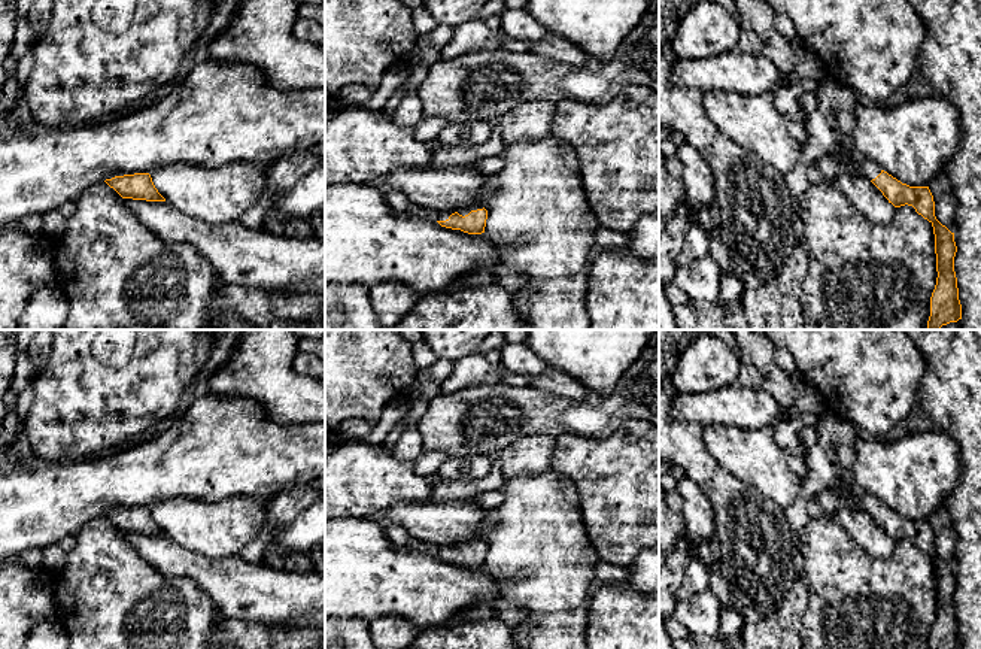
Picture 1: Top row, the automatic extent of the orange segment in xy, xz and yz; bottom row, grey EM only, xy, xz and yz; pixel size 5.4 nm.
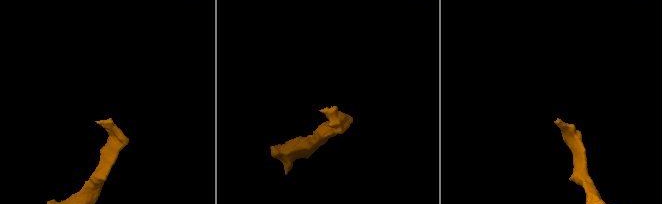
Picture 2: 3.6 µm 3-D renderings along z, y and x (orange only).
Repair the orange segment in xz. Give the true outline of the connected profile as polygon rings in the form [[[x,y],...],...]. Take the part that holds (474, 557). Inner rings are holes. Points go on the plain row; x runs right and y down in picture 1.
[[[479,539],[465,540],[450,546],[440,546],[437,551],[437,556],[441,561],[461,564],[468,568],[485,567],[486,554],[488,545],[485,540]]]

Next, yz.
[[[839,473],[853,504],[871,515],[895,542],[912,540],[933,561],[936,588],[936,619],[930,631],[930,649],[962,649],[954,591],[957,580],[954,567],[935,551],[935,536],[929,521],[902,518],[875,495],[862,489],[847,473]]]

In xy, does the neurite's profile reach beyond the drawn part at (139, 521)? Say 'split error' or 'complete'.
split error

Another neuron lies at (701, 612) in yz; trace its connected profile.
[[[710,589],[678,598],[672,616],[686,627],[690,636],[720,636],[722,603]]]

